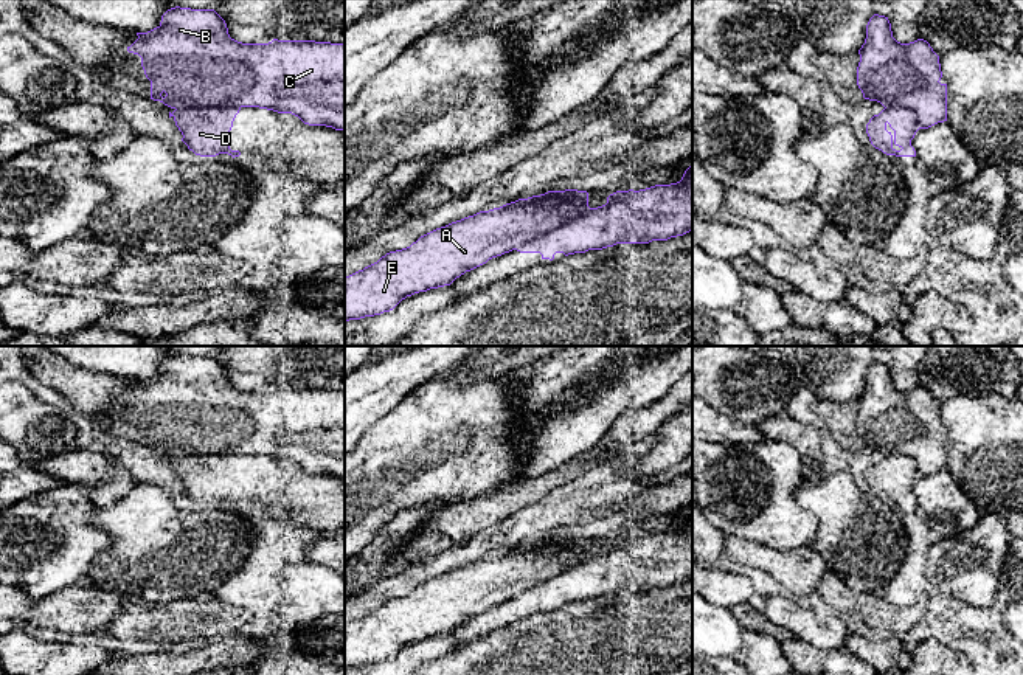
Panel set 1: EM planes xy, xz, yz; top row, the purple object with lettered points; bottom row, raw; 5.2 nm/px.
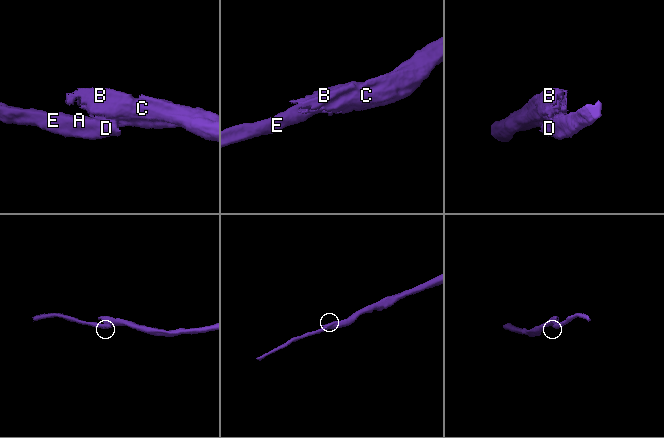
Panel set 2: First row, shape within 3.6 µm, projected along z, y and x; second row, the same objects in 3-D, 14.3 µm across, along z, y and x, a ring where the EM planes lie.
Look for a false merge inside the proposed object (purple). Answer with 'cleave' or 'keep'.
cleave

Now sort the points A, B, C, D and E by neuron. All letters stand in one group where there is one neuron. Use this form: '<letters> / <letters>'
A D E / B C

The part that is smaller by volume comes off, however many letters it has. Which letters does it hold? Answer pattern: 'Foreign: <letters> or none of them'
Foreign: A, D, E

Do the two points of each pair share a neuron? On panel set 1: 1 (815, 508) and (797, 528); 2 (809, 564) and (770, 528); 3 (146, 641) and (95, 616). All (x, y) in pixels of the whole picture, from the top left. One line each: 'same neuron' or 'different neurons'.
1: different neurons
2: different neurons
3: different neurons

